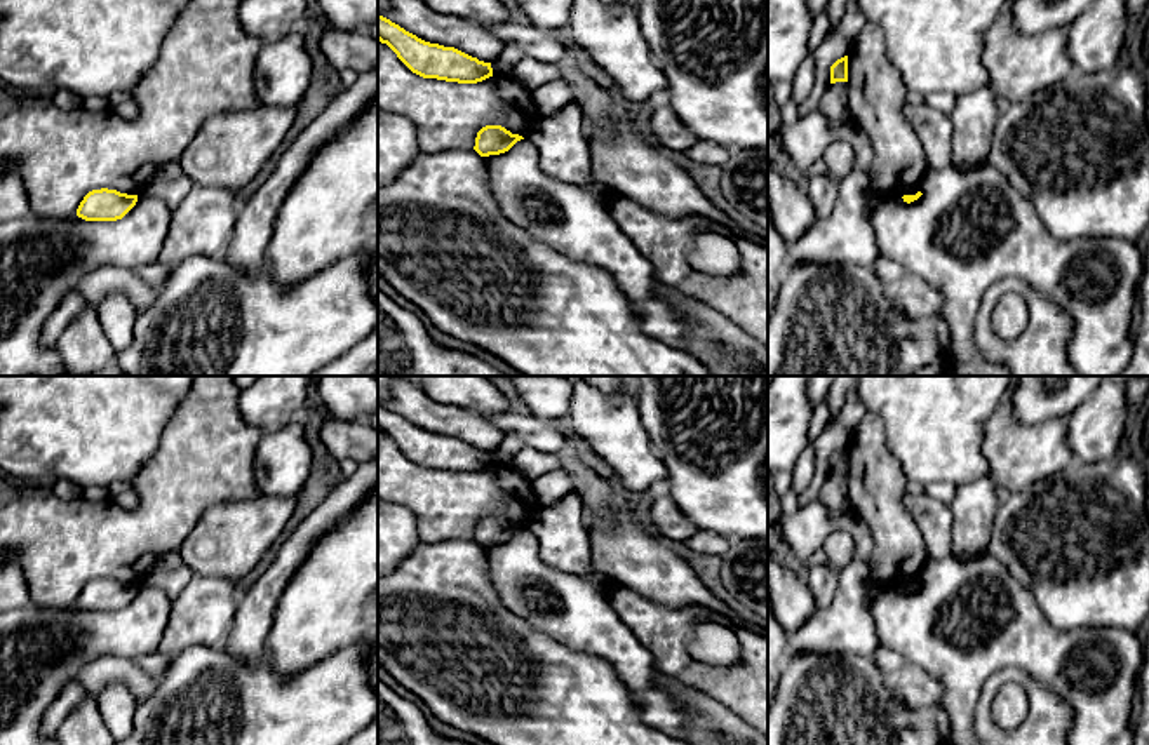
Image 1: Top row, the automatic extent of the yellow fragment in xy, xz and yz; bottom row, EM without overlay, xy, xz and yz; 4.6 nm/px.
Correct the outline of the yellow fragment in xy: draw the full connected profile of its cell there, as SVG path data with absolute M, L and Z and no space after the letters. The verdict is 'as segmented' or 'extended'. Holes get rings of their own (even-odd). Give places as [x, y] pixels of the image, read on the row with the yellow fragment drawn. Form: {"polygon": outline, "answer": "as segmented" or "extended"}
{"polygon": "M92 190L77 209L77 216L85 221L117 221L122 219L138 202L138 195L120 193L117 190Z", "answer": "as segmented"}

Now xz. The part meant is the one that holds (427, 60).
{"polygon": "M378 16L378 40L423 78L477 84L493 77L491 63L479 61L454 47L425 42L383 16Z", "answer": "as segmented"}

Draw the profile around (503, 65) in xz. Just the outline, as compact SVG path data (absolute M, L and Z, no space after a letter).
M505 44L501 54L491 63L494 77L512 77L515 64L524 57L524 52L515 44Z

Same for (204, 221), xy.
M193 186L172 212L157 261L174 268L195 254L223 252L232 240L239 209L233 191Z

